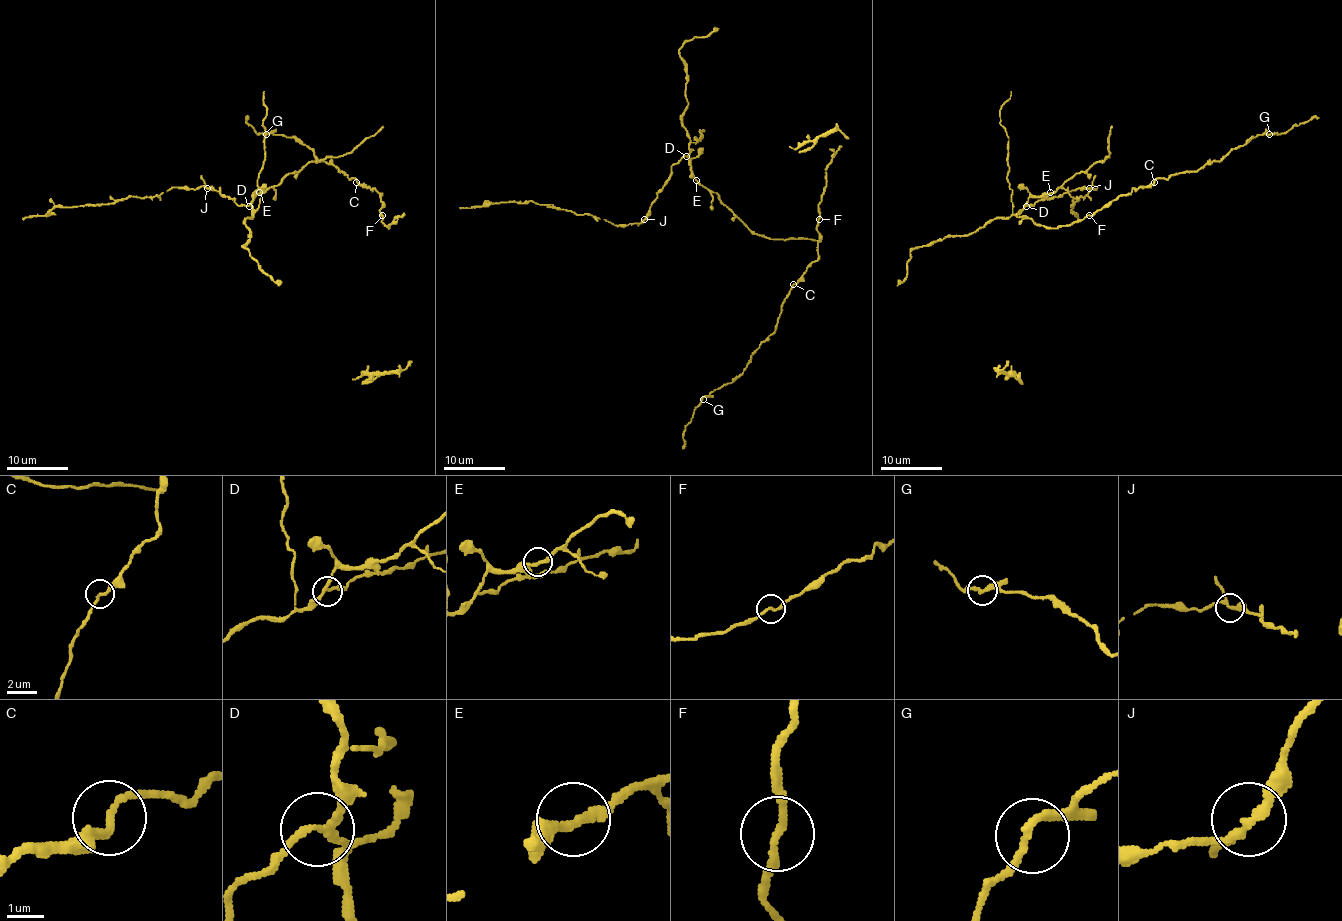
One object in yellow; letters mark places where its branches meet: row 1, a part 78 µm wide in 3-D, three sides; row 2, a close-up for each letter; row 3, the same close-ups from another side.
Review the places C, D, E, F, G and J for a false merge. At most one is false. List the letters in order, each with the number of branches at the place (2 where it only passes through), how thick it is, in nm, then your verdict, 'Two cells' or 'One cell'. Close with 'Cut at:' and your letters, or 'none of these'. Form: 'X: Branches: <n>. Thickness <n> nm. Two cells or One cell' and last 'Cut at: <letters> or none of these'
C: Branches: 2. Thickness 200 nm. One cell
D: Branches: 3. Thickness 190 nm. One cell
E: Branches: 2. Thickness 200 nm. One cell
F: Branches: 2. Thickness 200 nm. One cell
G: Branches: 2. Thickness 240 nm. One cell
J: Branches: 3. Thickness 200 nm. One cell
Cut at: none of these

